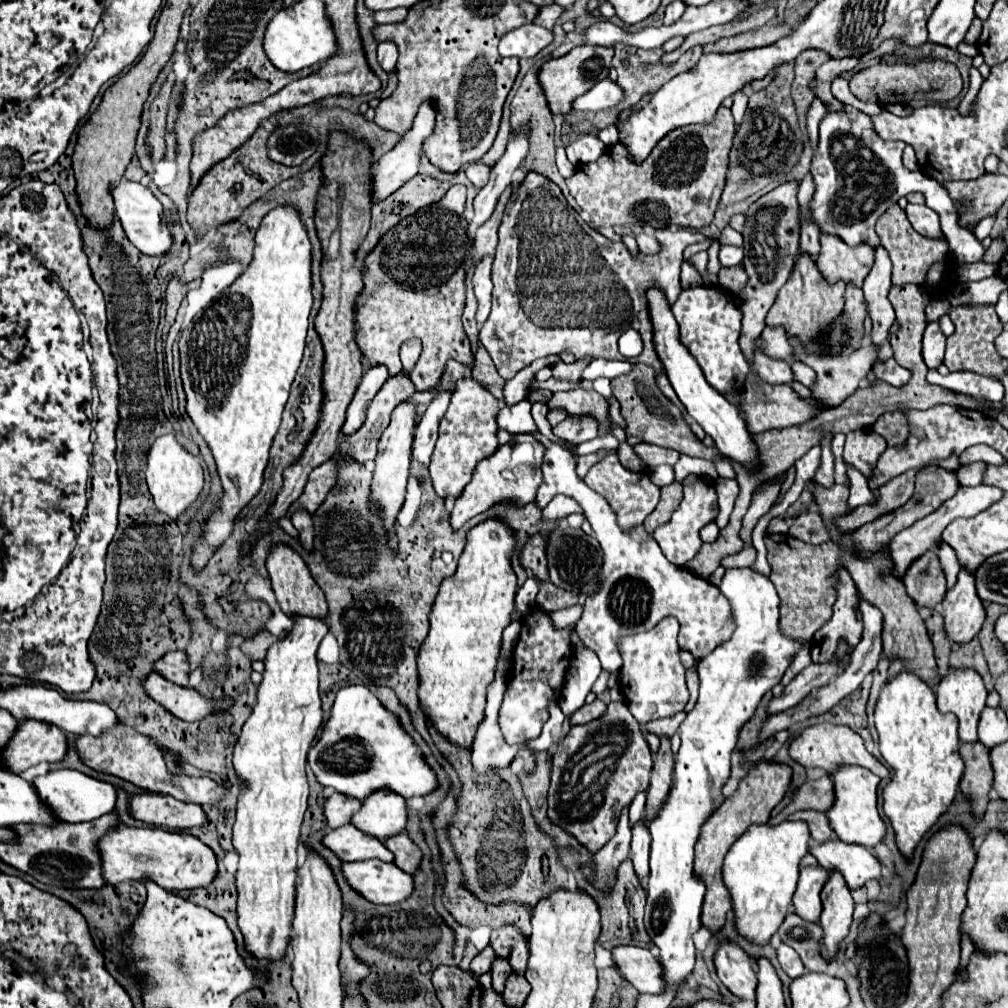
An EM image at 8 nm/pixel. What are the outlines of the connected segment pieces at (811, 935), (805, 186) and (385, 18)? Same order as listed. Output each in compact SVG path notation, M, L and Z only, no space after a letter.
M791 912L779 928L781 940L787 946L795 948L795 952L801 956L803 966L809 972L825 972L829 966L829 964L823 964L823 956L819 956L819 936L821 934L823 930L819 928L819 924L807 922L799 918L795 912Z
M807 174L805 180L801 182L801 186L799 186L799 194L797 194L801 212L809 212L809 210L807 210L807 200L811 200L811 190L813 190L813 180L811 180L811 174Z
M397 8L397 10L387 10L387 12L377 12L375 14L375 24L393 24L399 22L407 16L405 8Z

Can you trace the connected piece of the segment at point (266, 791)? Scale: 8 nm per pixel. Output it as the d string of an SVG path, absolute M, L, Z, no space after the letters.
M297 616L293 618L293 630L283 638L283 640L277 640L271 650L267 652L267 658L265 658L265 672L263 672L263 682L259 684L259 692L257 692L257 704L249 716L249 720L245 722L243 726L243 732L235 744L235 752L233 752L233 768L235 768L235 774L241 782L241 792L239 792L239 802L237 802L237 820L233 824L233 846L239 854L239 868L237 868L237 892L239 892L239 898L237 898L237 926L243 934L243 940L245 940L245 950L255 956L257 960L281 960L285 958L285 950L289 946L289 940L291 940L291 920L293 920L293 910L295 910L295 886L297 886L297 846L299 846L299 834L301 834L301 822L303 822L303 816L305 816L305 810L307 810L307 794L309 794L309 788L307 788L307 778L305 778L305 762L307 762L307 750L317 734L317 728L321 726L323 722L323 710L321 710L321 700L319 700L319 670L317 670L317 646L319 642L323 640L323 636L329 632L329 626L325 620L315 620L315 618L303 618L303 616Z

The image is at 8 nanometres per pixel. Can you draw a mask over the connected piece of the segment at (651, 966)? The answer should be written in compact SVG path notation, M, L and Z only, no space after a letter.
M615 946L611 954L619 974L639 992L663 992L663 980L659 980L659 972L663 972L663 968L659 968L659 960L647 948Z

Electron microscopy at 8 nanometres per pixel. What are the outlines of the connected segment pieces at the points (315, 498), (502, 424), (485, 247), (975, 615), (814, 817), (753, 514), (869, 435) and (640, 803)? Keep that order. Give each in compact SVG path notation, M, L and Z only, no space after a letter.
M327 460L325 464L317 466L311 474L309 474L309 480L307 480L307 486L305 486L305 492L297 498L297 506L305 508L309 514L315 514L319 504L325 500L325 496L333 490L333 486L337 484L337 478L339 478L339 472L337 472L337 460Z
M521 400L513 408L499 408L497 414L497 424L499 428L509 430L511 434L523 434L523 432L533 432L535 438L545 446L545 456L543 456L543 482L537 490L535 504L537 508L543 508L551 502L555 494L565 494L575 498L581 508L585 510L585 516L603 548L603 568L601 568L601 586L589 596L589 600L583 604L583 614L577 622L577 634L581 642L593 650L607 672L617 672L619 670L619 650L615 648L615 642L619 642L619 636L627 634L637 634L651 630L655 624L659 624L665 616L673 616L679 620L681 630L679 630L679 648L691 652L697 660L703 660L709 652L713 652L719 644L727 642L735 630L735 620L733 620L733 610L729 600L719 592L717 586L709 584L707 580L691 574L685 568L679 568L671 564L655 538L645 530L643 524L623 530L617 524L617 516L611 510L609 502L593 492L575 472L577 460L559 444L547 440L543 436L533 418L531 418L531 404L527 400Z
M507 186L507 190L503 192L503 196L499 198L497 208L495 208L491 220L487 220L487 222L477 230L477 236L475 236L475 242L473 242L475 262L479 262L479 258L485 256L485 254L493 254L493 252L495 252L495 248L497 248L497 230L499 230L501 216L503 216L503 210L505 210L505 204L507 204L509 196L511 196L511 186Z
M959 572L957 584L945 594L941 616L951 642L967 644L977 636L985 620L985 608L975 592L973 572Z
M803 810L803 812L795 812L791 816L787 816L787 820L803 820L809 826L809 834L813 838L813 842L821 844L823 840L829 840L831 828L827 824L827 816L823 812L811 812L811 810Z
M769 480L765 486L759 486L753 492L751 506L743 516L743 526L741 526L741 540L745 544L751 544L751 532L757 520L775 504L775 500L779 498L779 492L781 492L781 480Z
M853 430L847 434L843 458L865 476L871 476L871 468L885 448L885 438L879 436L875 430Z
M639 794L639 796L635 796L635 800L629 808L629 824L635 826L635 822L639 822L643 818L643 812L645 812L645 794Z

